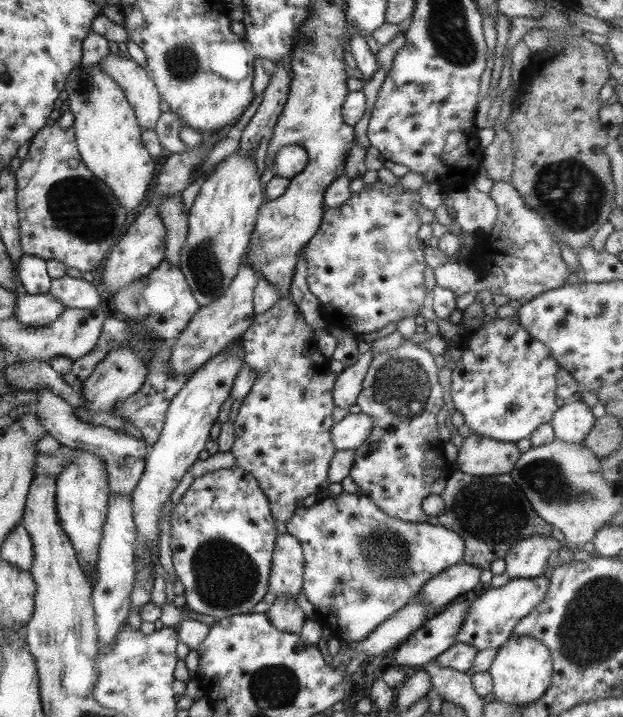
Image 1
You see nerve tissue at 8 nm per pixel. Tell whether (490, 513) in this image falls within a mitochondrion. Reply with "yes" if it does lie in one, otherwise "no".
yes

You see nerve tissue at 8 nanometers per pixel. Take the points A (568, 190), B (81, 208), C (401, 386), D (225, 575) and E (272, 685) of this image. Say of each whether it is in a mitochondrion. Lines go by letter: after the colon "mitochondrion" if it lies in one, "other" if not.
A: mitochondrion
B: mitochondrion
C: mitochondrion
D: mitochondrion
E: mitochondrion

